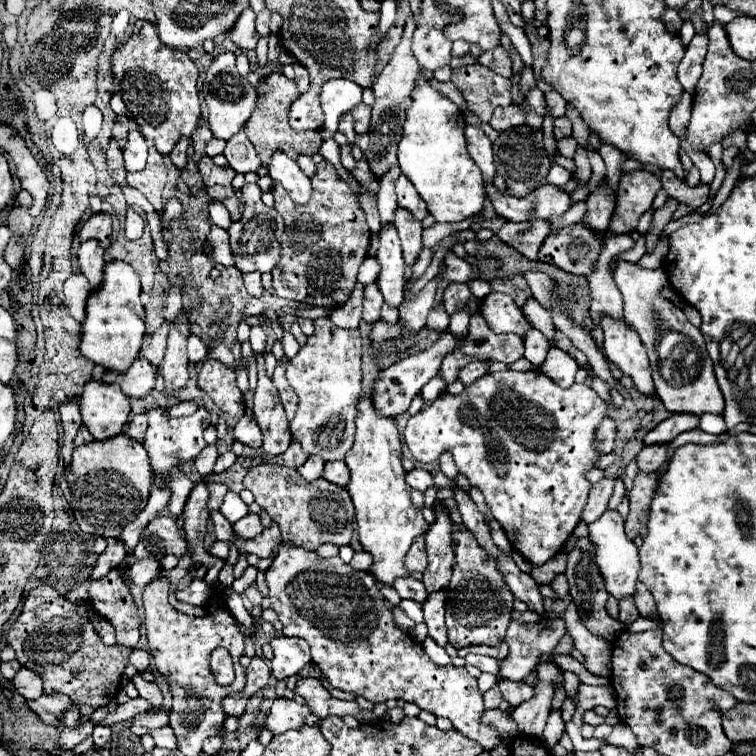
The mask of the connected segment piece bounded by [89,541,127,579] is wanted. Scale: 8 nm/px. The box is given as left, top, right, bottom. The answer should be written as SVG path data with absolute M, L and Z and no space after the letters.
M113 541L109 543L109 547L97 557L95 569L91 571L89 579L101 579L103 575L107 575L111 569L119 567L125 561L125 547L121 547L121 541Z

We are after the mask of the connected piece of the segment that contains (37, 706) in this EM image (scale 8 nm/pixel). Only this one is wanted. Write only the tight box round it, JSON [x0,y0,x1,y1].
[27,693,71,727]

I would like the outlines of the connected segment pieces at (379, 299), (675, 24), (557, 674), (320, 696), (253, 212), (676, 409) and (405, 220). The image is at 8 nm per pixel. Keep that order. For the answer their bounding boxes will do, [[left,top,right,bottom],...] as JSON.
[[361,285,383,323],[663,7,683,33],[513,661,563,739],[295,677,359,719],[227,183,283,273],[613,261,725,417],[395,207,423,267]]

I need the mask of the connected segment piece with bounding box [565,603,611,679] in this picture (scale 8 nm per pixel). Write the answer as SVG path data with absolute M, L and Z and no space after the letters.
M569 603L567 613L565 613L565 623L567 623L567 633L573 639L575 649L585 657L583 665L589 673L597 677L607 677L609 679L609 667L611 667L611 641L605 641L601 637L595 637L587 631L583 621L577 615L577 609L573 603Z

